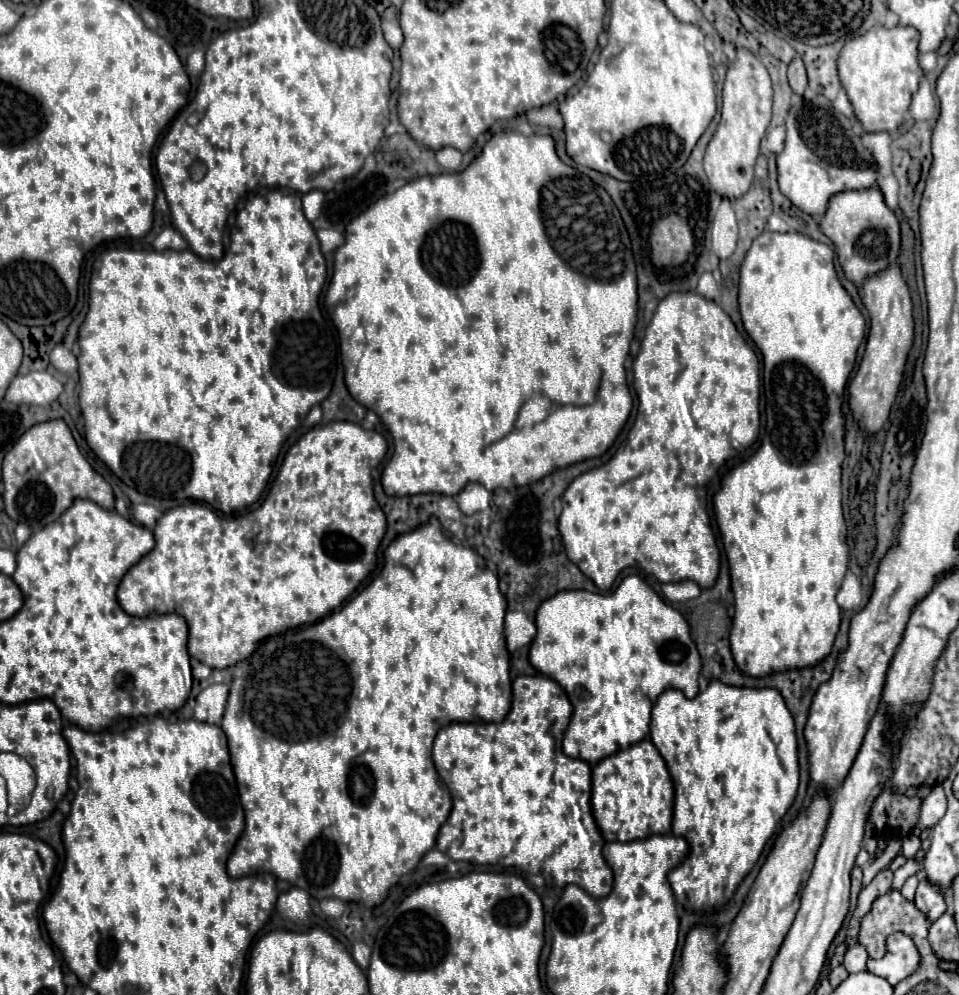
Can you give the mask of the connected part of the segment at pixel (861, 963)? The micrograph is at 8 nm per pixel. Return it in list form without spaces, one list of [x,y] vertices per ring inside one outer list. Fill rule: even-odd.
[[[853,944],[849,946],[849,950],[845,952],[845,960],[843,960],[843,966],[849,970],[849,972],[859,972],[859,970],[865,970],[865,962],[867,962],[867,950],[861,946],[861,944]]]

